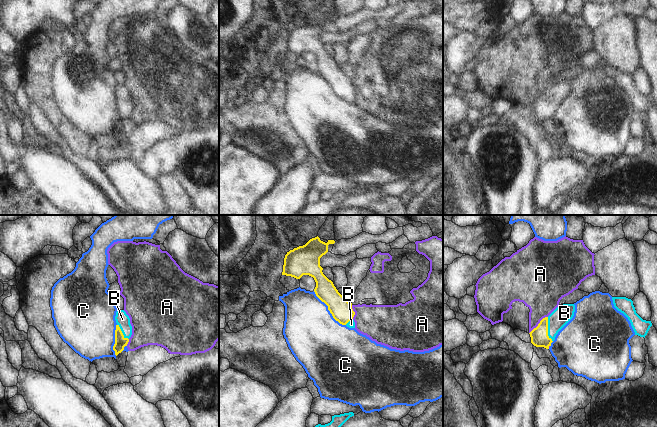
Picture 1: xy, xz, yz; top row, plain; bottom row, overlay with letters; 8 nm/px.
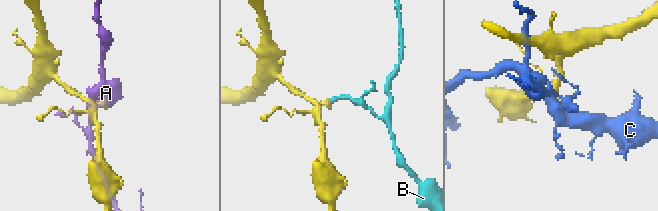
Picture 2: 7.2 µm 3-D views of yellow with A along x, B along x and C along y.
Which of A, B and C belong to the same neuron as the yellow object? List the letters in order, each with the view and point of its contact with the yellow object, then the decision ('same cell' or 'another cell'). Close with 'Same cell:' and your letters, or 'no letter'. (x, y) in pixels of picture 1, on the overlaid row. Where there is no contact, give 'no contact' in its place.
A: contact yz (538, 324); another cell
B: contact yz (547, 329); same cell
C: contact xz (328, 309); another cell
Same cell: B

